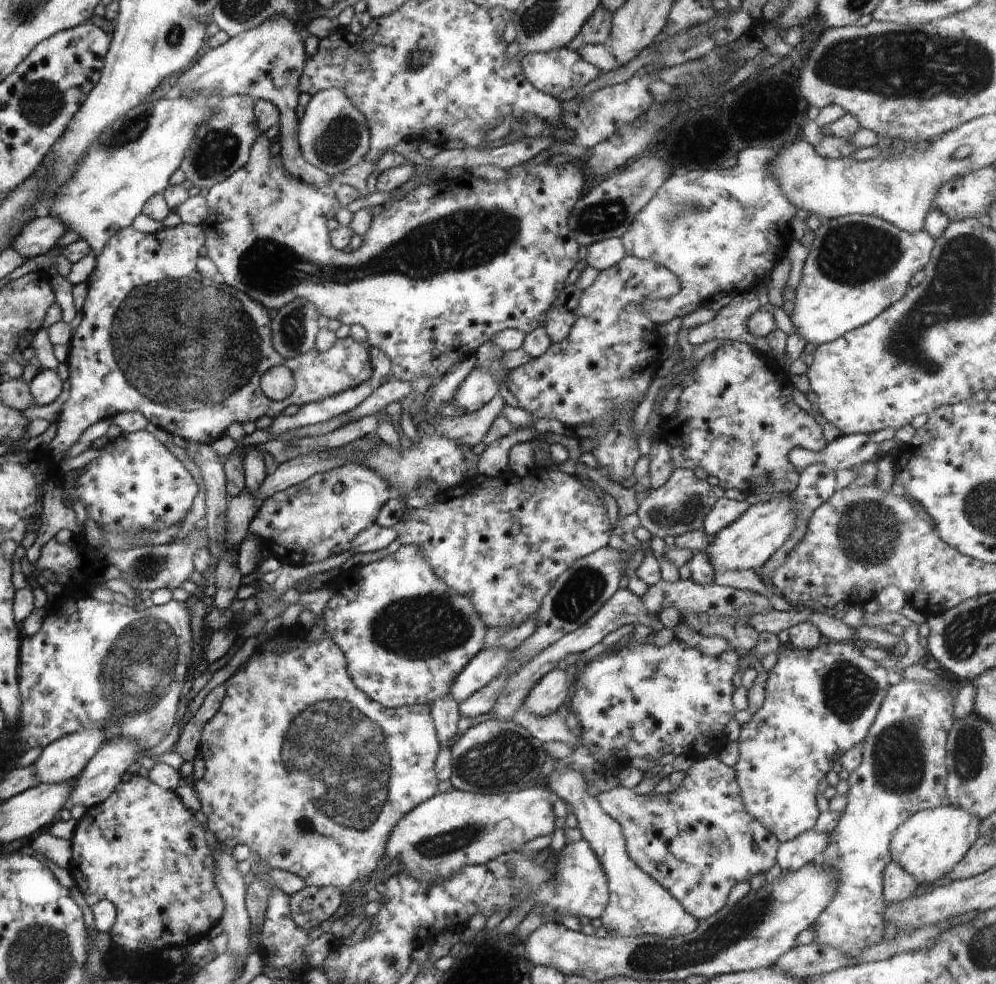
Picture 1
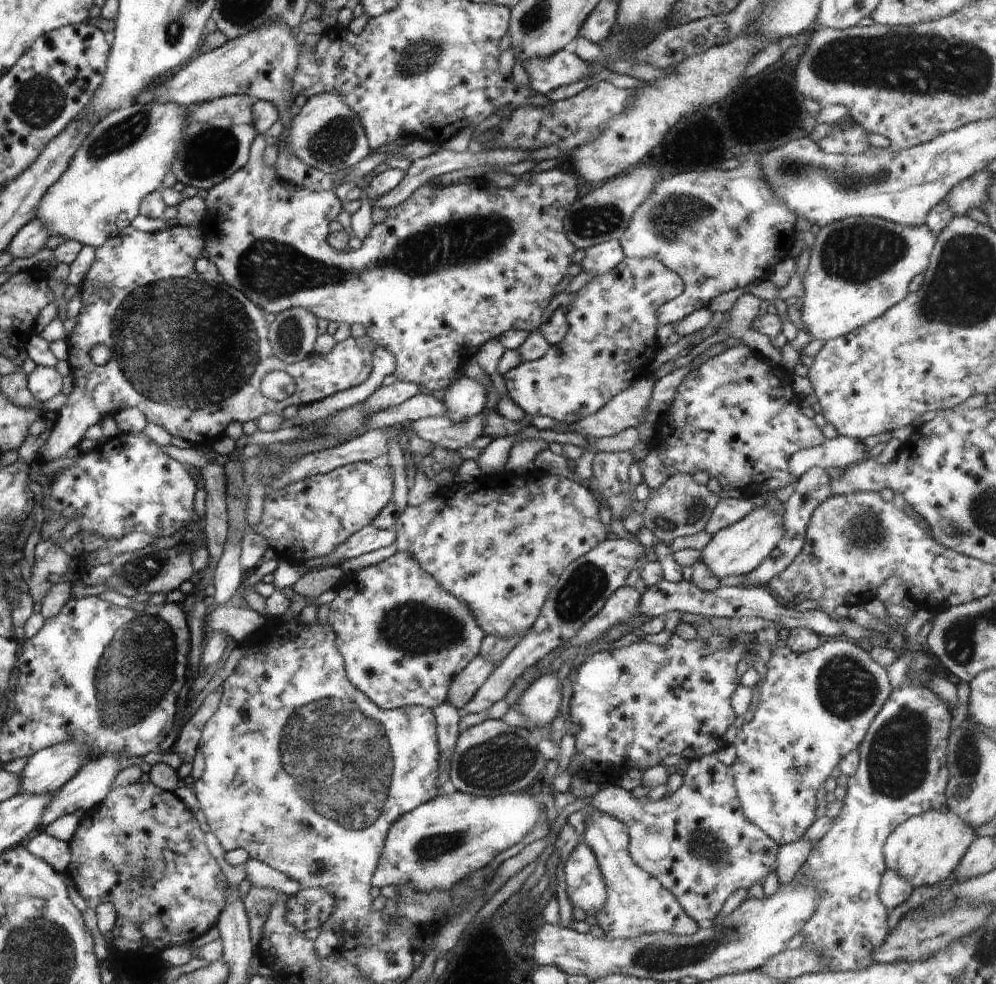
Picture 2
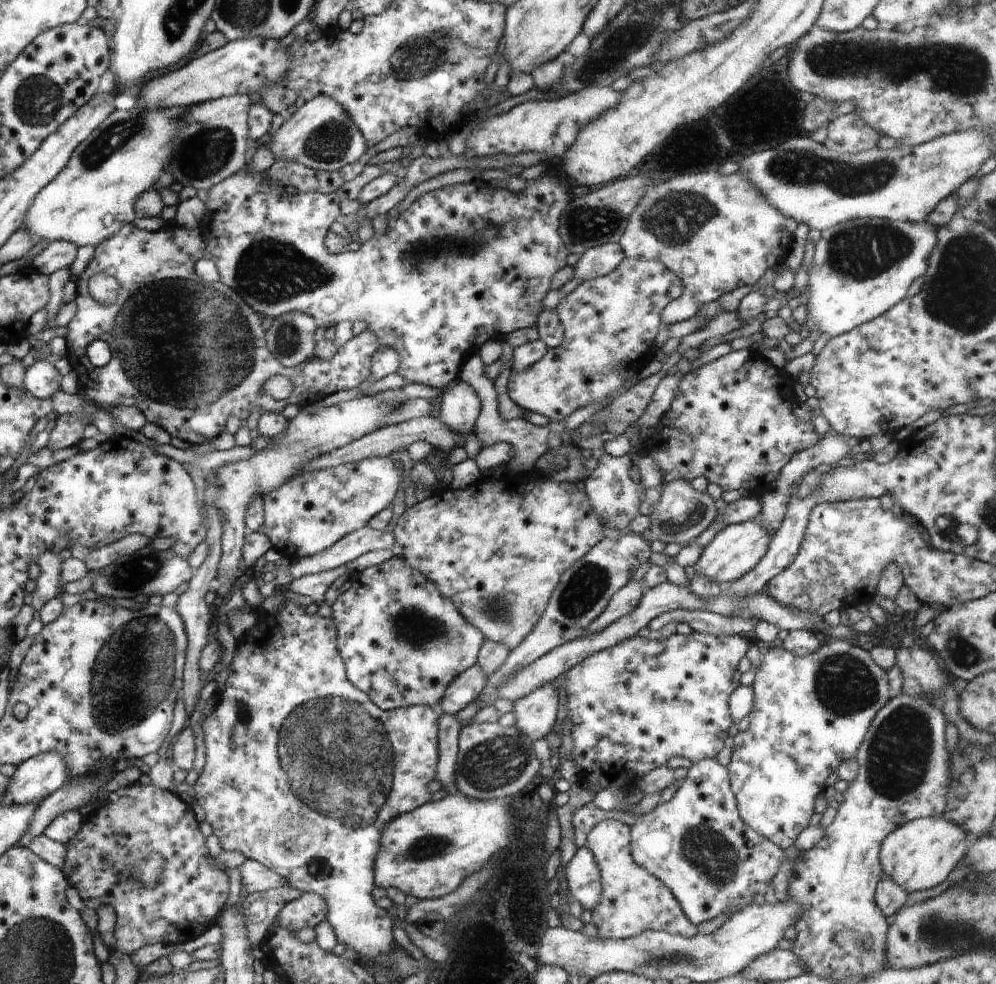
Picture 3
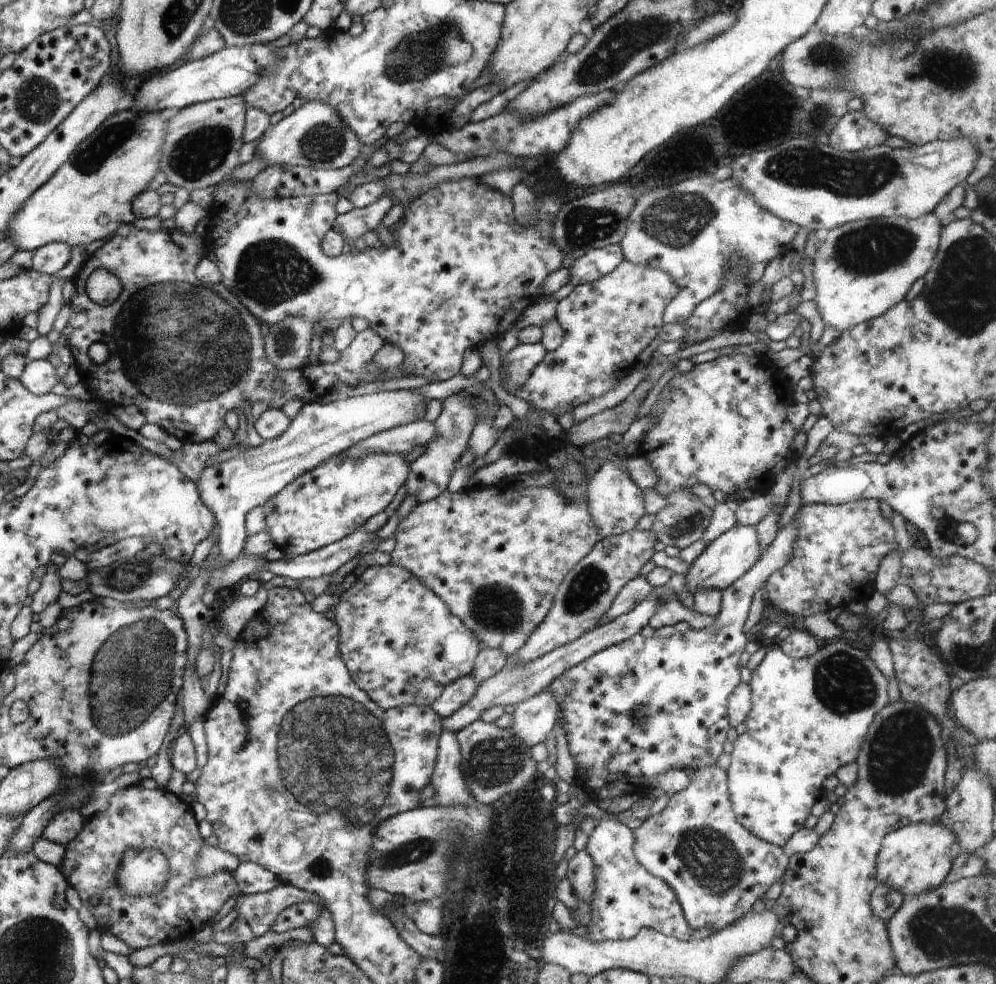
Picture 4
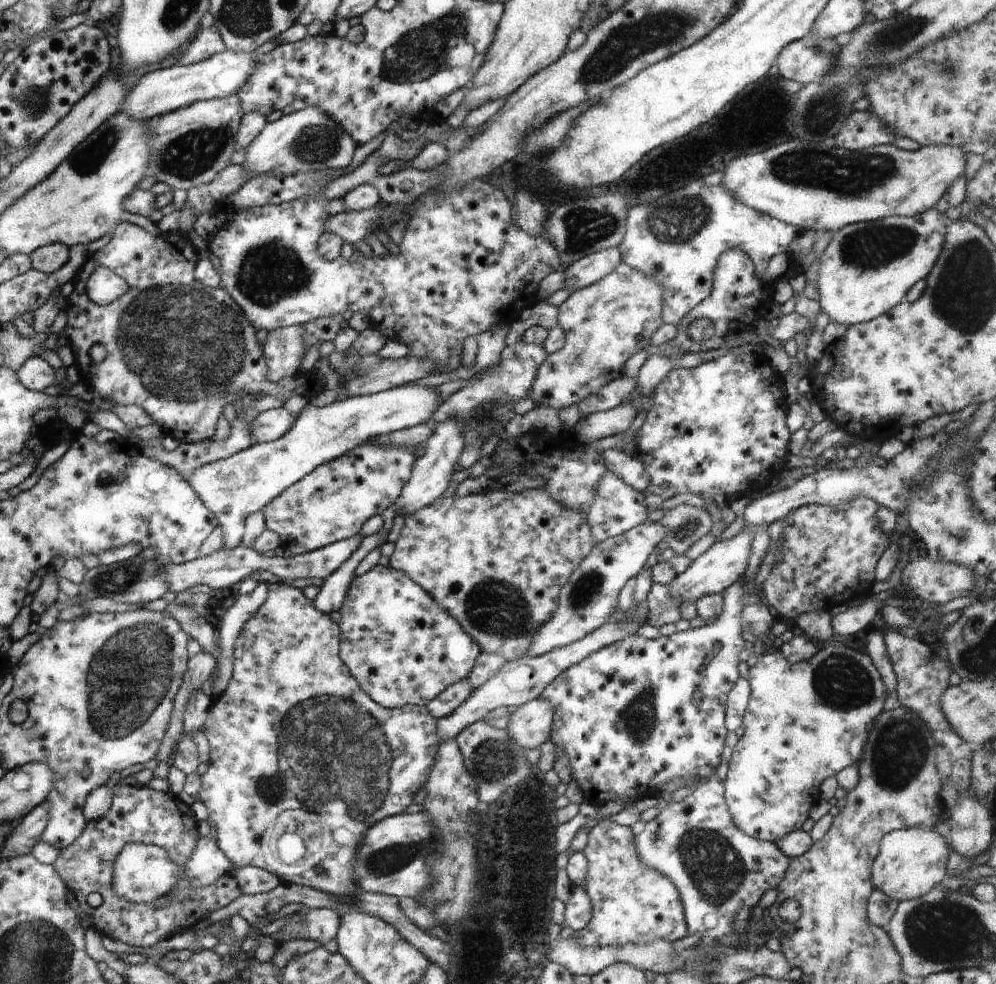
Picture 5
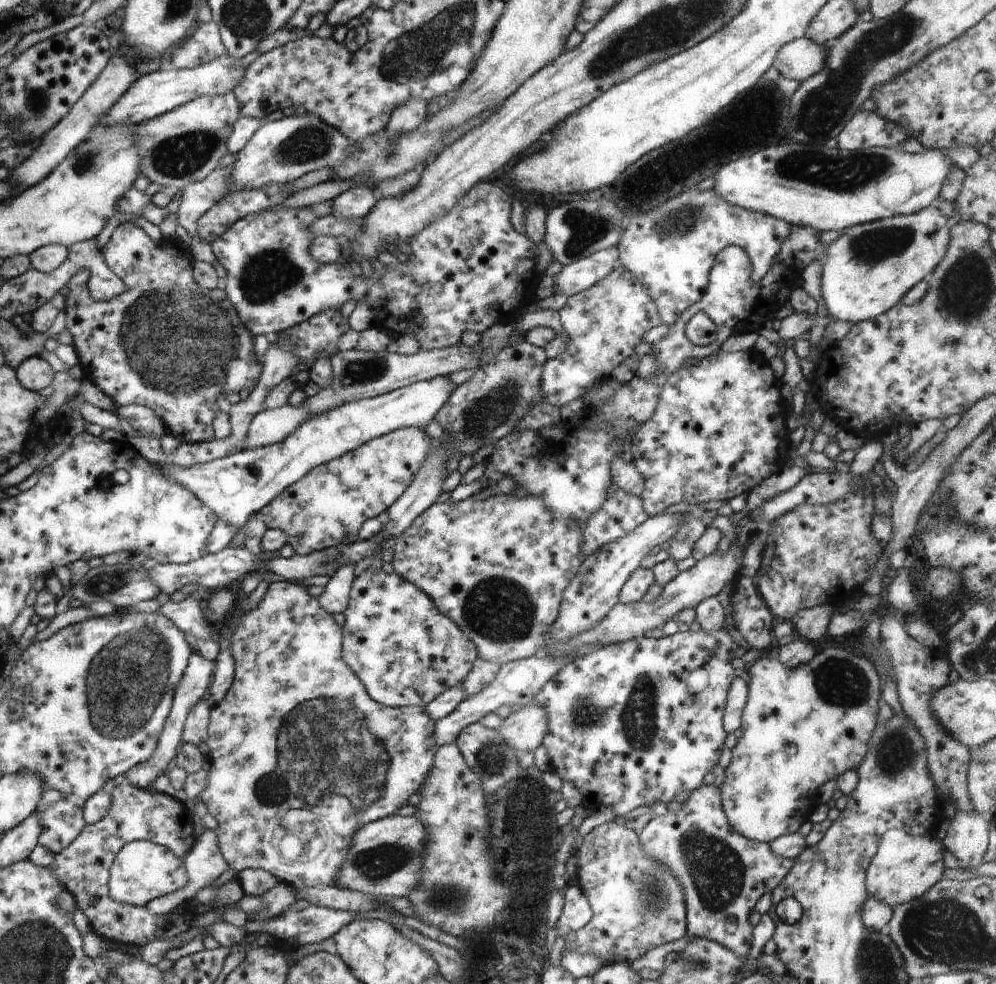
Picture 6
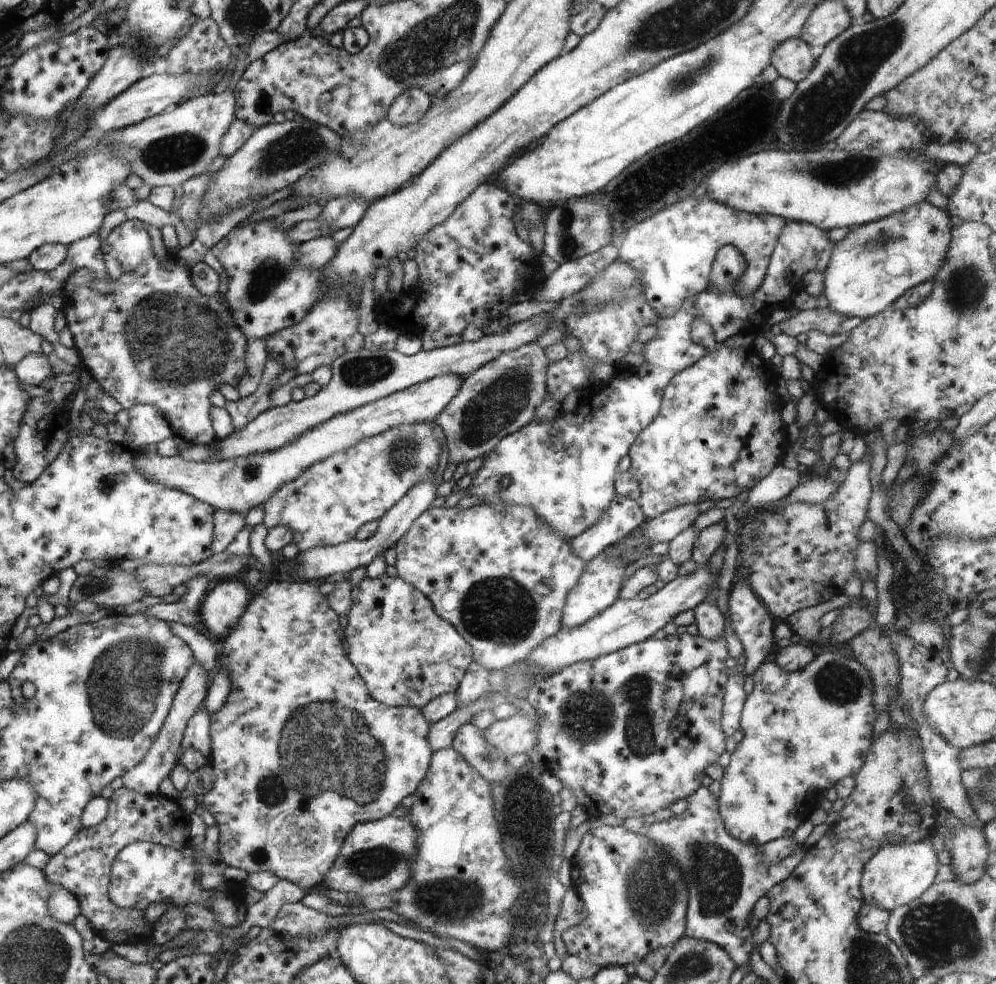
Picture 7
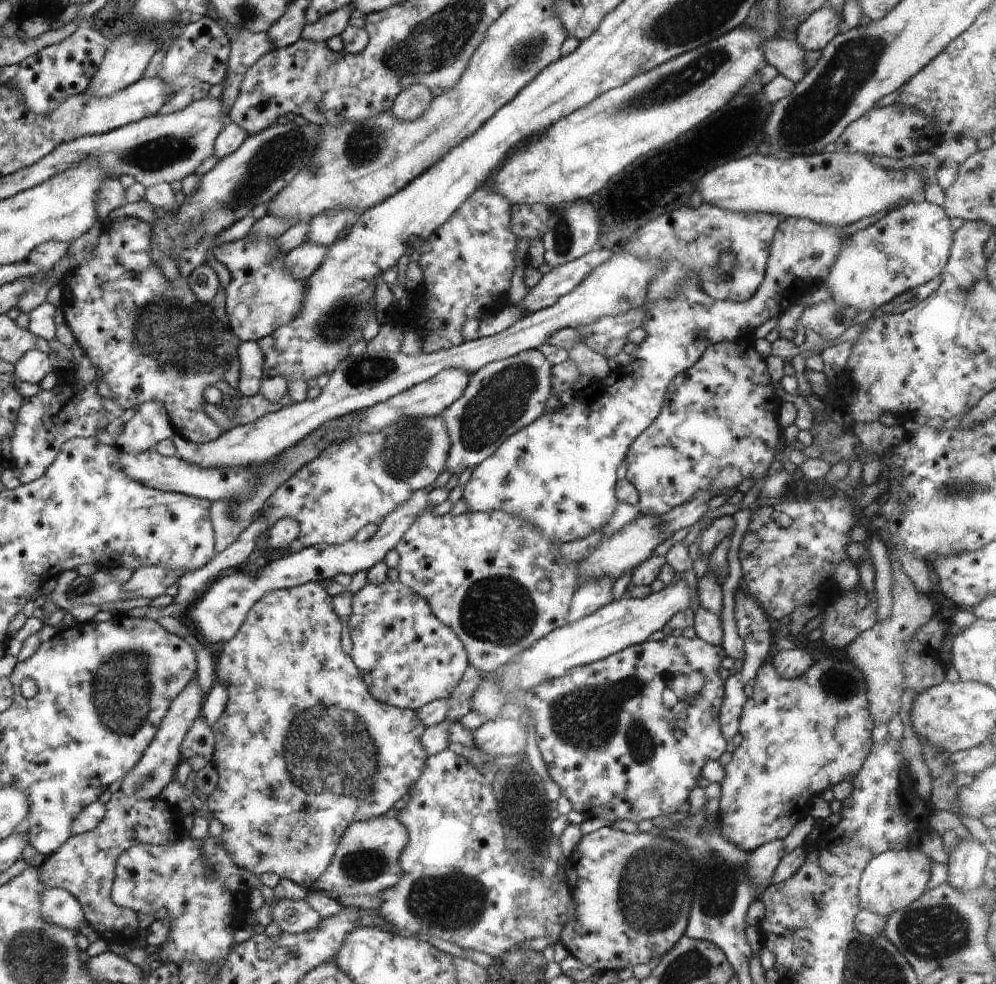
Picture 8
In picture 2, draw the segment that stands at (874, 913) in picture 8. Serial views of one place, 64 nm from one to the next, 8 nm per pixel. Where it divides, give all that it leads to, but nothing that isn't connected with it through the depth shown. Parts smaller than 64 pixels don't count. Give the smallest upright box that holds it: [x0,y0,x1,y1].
[878,810,975,911]

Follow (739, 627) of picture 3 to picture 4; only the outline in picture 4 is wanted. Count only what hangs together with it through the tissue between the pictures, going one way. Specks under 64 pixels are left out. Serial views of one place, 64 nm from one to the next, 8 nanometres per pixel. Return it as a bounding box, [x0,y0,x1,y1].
[648,585,715,632]

